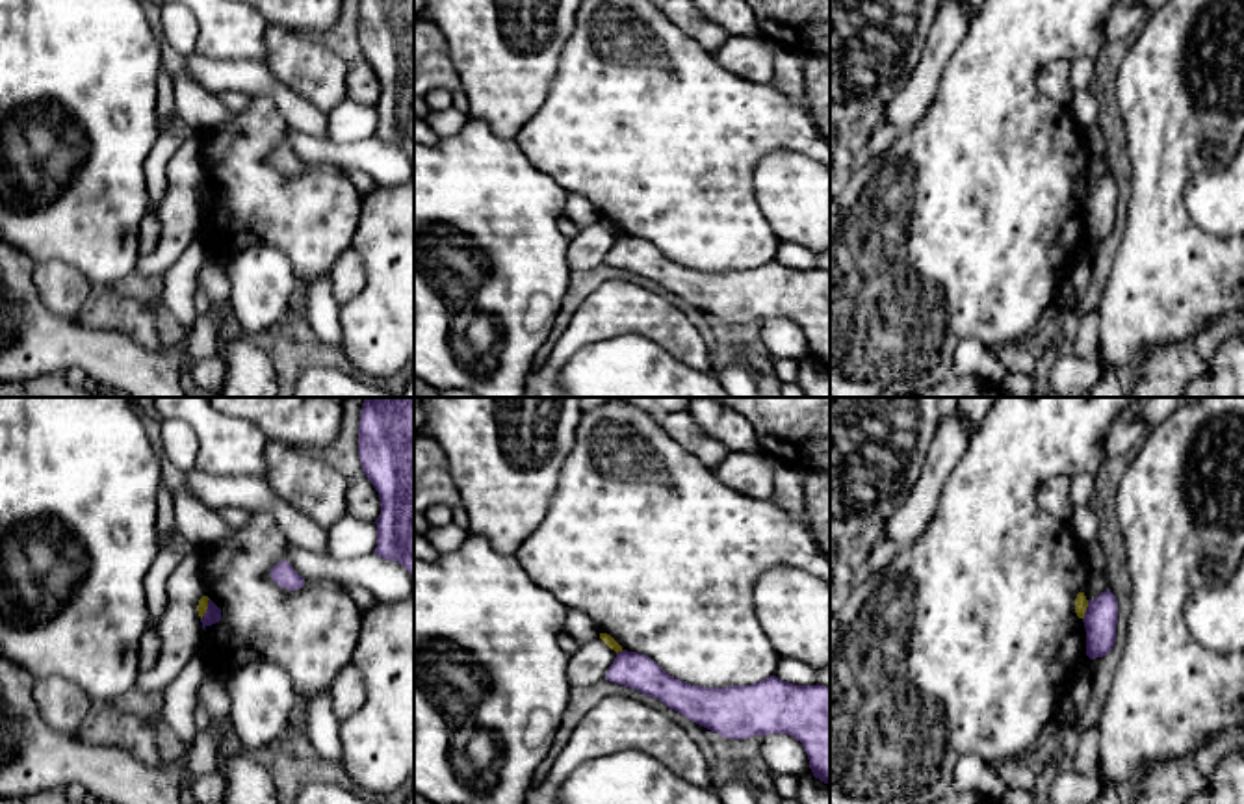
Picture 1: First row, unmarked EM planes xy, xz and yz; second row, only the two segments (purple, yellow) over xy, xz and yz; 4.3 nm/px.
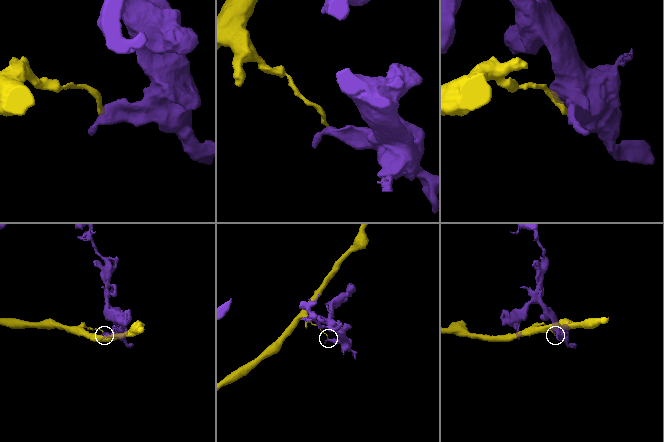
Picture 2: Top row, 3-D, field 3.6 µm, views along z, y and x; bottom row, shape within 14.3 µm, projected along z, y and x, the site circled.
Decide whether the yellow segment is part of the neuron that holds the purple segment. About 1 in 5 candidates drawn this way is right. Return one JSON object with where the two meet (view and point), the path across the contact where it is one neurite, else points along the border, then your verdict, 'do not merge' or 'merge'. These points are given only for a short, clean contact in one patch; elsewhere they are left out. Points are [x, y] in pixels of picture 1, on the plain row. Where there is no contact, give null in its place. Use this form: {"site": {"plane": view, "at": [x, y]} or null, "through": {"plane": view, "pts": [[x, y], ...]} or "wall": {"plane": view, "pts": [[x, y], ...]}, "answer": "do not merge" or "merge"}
{"site": {"plane": "yz", "at": [1087, 194]}, "wall": {"plane": "yz", "pts": [[1088, 184], [1083, 203]]}, "answer": "do not merge"}

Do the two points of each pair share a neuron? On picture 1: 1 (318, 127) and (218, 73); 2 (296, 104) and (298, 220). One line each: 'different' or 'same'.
1: same
2: different

